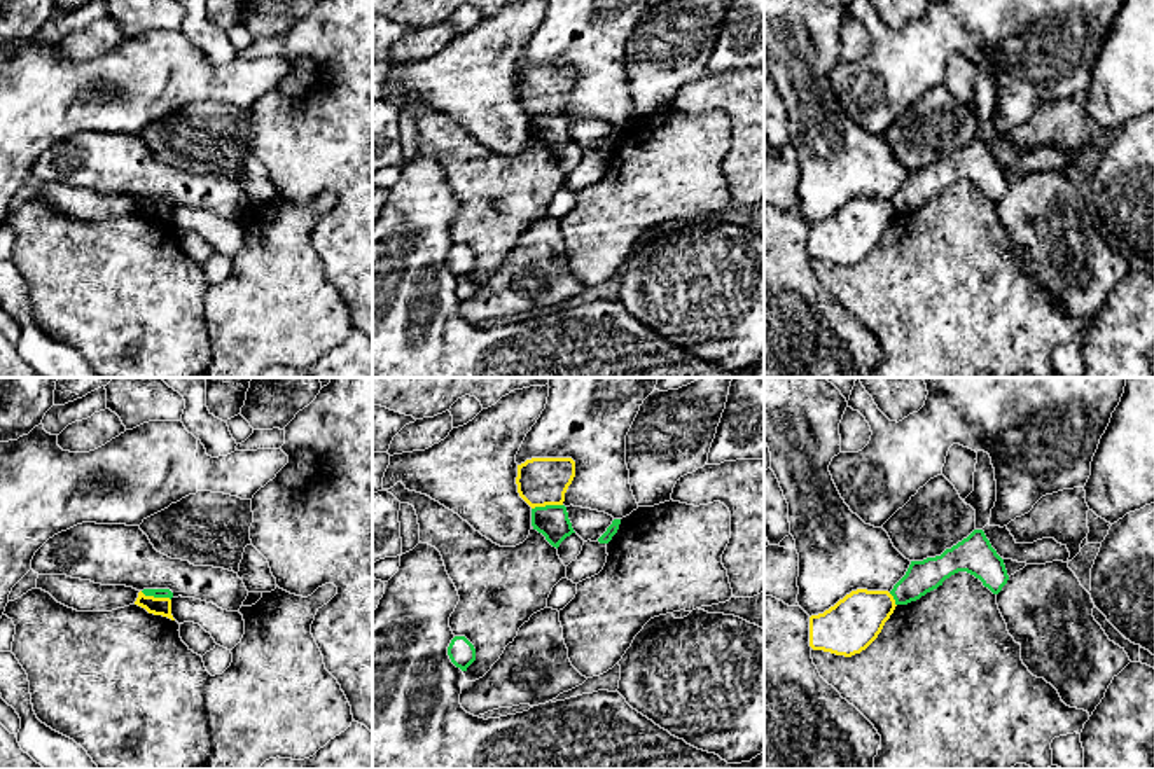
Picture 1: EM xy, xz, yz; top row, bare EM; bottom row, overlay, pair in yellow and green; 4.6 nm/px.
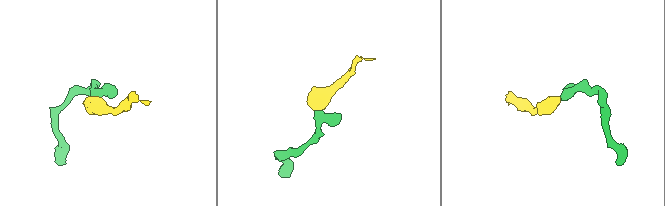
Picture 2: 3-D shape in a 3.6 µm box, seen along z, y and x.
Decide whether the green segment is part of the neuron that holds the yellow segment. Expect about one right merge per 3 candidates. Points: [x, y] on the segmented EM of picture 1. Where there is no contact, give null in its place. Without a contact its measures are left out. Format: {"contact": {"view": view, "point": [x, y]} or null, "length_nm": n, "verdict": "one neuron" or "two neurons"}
{"contact": {"view": "xz", "point": [546, 504]}, "length_nm": 150, "verdict": "two neurons"}

